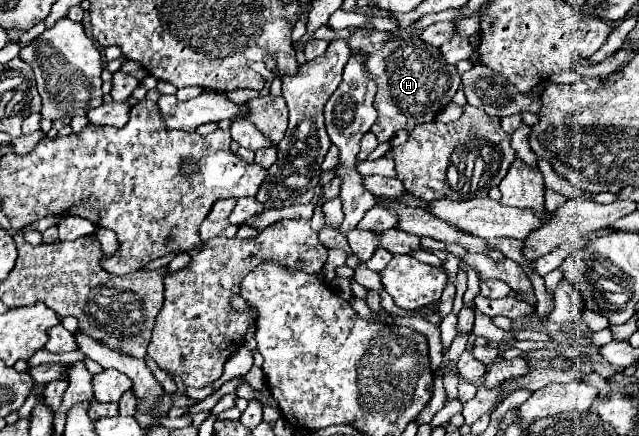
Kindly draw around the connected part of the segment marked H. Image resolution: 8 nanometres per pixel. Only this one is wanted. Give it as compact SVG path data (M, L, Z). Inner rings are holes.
M327 24L319 26L313 38L323 38L327 42L333 42L335 38L347 38L347 42L351 42L353 54L355 50L363 50L363 54L367 54L367 72L377 84L375 110L379 112L379 118L371 130L379 142L391 140L397 130L413 130L423 122L433 122L435 114L447 102L451 102L461 84L455 66L449 66L443 60L439 48L425 44L421 38L391 38L387 32L363 28L335 30Z

